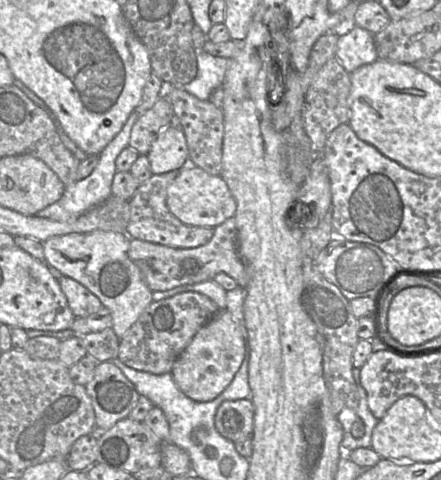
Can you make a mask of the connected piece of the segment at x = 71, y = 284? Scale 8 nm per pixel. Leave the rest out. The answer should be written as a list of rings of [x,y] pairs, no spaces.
[[[63,275],[58,282],[75,317],[87,317],[103,306],[97,296],[76,280]]]

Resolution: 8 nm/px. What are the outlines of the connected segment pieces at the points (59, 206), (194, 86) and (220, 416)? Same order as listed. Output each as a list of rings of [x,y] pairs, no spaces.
[[[134,110],[121,131],[108,143],[108,145],[99,154],[99,162],[92,173],[84,179],[77,180],[73,184],[67,185],[62,197],[54,204],[40,210],[36,216],[48,218],[55,221],[69,221],[74,220],[106,201],[112,195],[112,181],[116,169],[116,159],[119,154],[128,147],[130,134],[135,121],[138,118],[138,113]]]
[[[196,50],[196,56],[197,74],[195,78],[191,82],[179,87],[200,100],[209,100],[212,92],[217,88],[222,87],[222,82],[230,64],[230,59],[213,56],[204,50]]]
[[[251,399],[224,401],[214,418],[215,428],[233,443],[251,437],[254,427],[254,406]]]

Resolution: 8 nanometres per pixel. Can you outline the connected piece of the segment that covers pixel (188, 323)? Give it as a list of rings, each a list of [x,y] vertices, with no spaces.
[[[183,292],[151,302],[119,342],[118,359],[132,369],[155,375],[171,373],[173,365],[195,334],[220,309],[206,295]]]

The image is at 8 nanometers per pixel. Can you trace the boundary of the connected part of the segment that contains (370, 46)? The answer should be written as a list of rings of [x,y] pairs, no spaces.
[[[355,25],[350,31],[339,36],[335,56],[349,74],[376,61],[378,56],[374,35]]]

